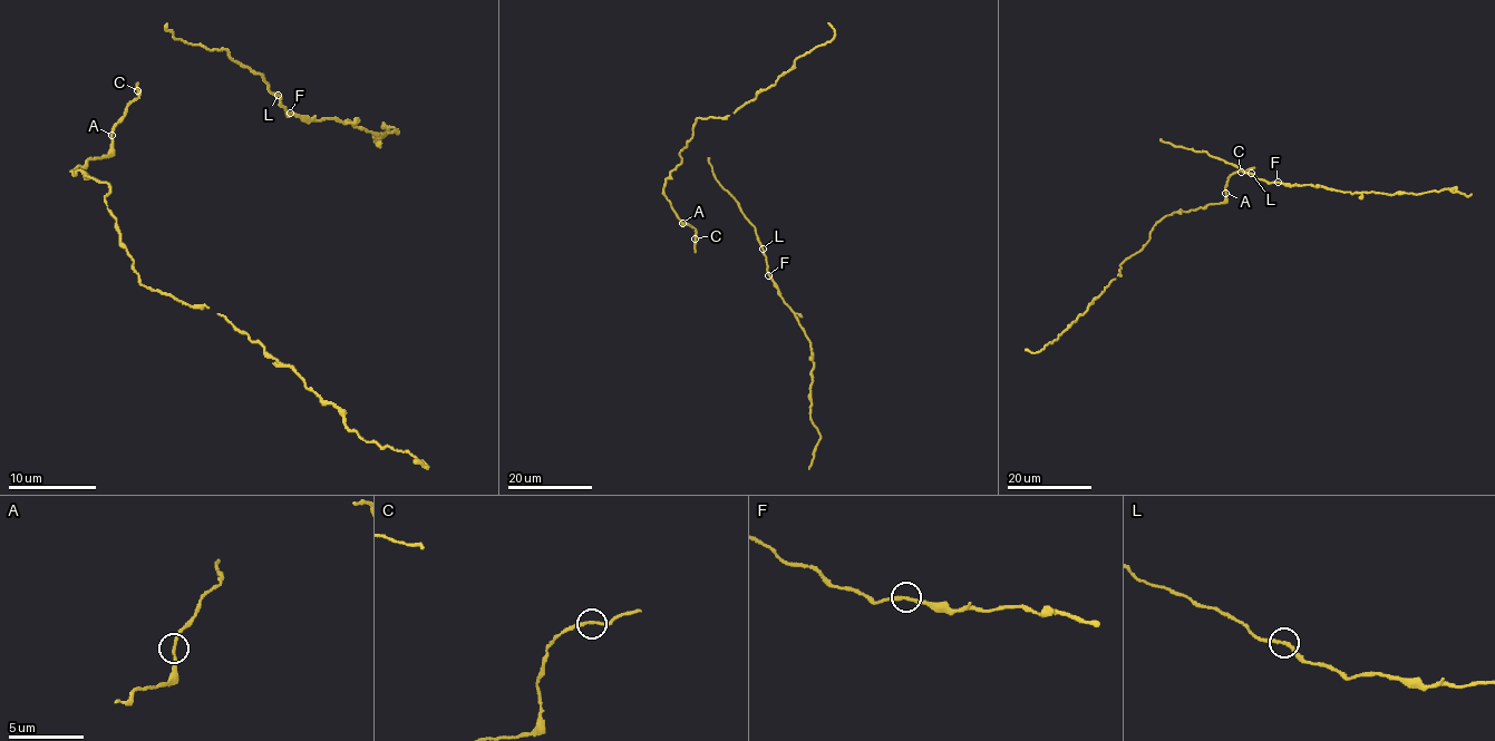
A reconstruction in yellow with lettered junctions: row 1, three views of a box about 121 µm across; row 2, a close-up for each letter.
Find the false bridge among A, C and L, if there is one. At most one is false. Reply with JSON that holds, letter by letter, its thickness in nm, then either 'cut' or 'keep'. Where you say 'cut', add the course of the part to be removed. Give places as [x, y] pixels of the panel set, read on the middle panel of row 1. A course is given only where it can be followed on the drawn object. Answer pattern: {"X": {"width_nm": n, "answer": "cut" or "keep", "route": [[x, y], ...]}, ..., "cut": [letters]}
{"A": {"width_nm": 170, "answer": "keep"}, "C": {"width_nm": 200, "answer": "keep"}, "L": {"width_nm": 200, "answer": "cut", "route": [[763, 249], [767, 272], [777, 294], [796, 319], [812, 349], [811, 420], [819, 438], [809, 469]]}, "cut": ["L"]}

